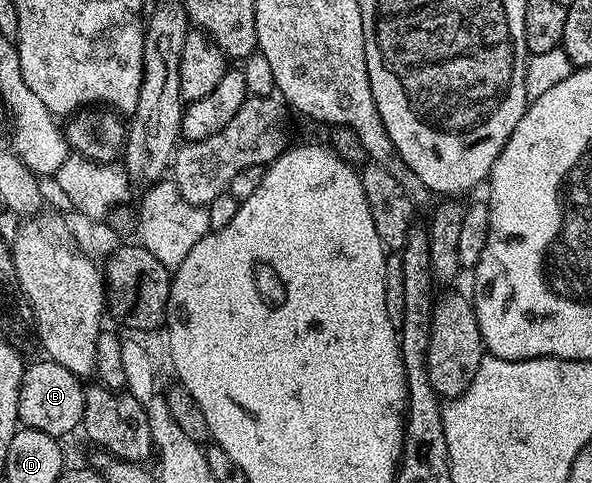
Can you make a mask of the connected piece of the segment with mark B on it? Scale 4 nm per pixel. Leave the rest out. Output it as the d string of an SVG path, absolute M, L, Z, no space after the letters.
M42 359L26 368L21 386L19 387L18 422L24 428L43 431L58 439L65 436L74 428L80 426L83 407L85 406L85 390L82 378L77 377L67 368L50 359Z

